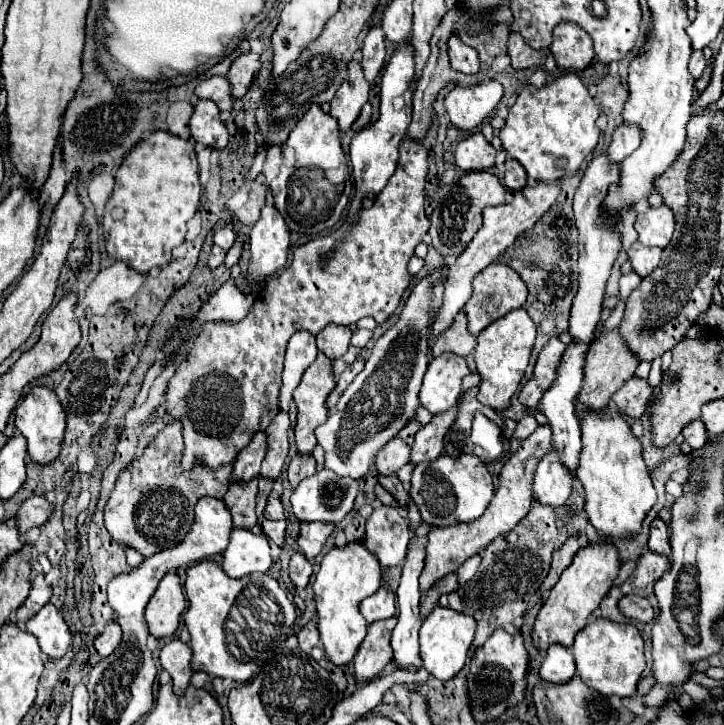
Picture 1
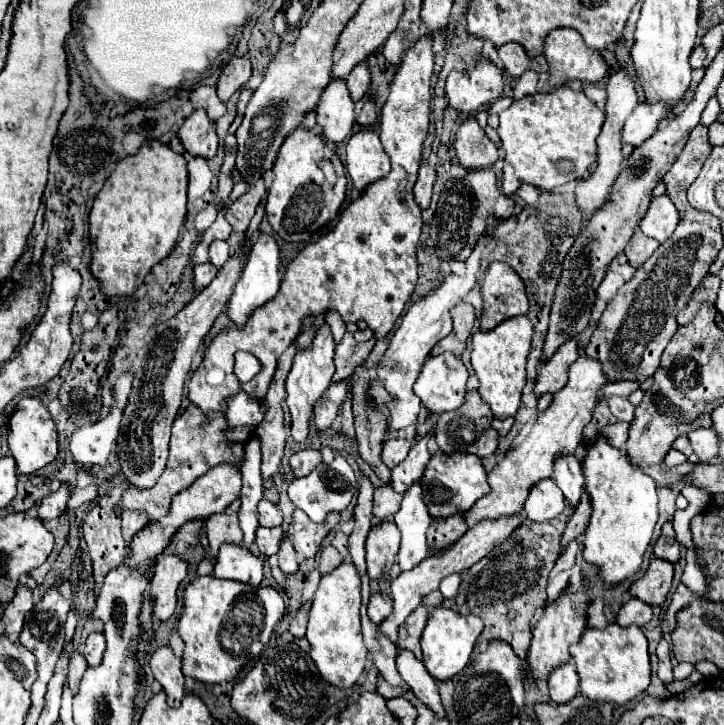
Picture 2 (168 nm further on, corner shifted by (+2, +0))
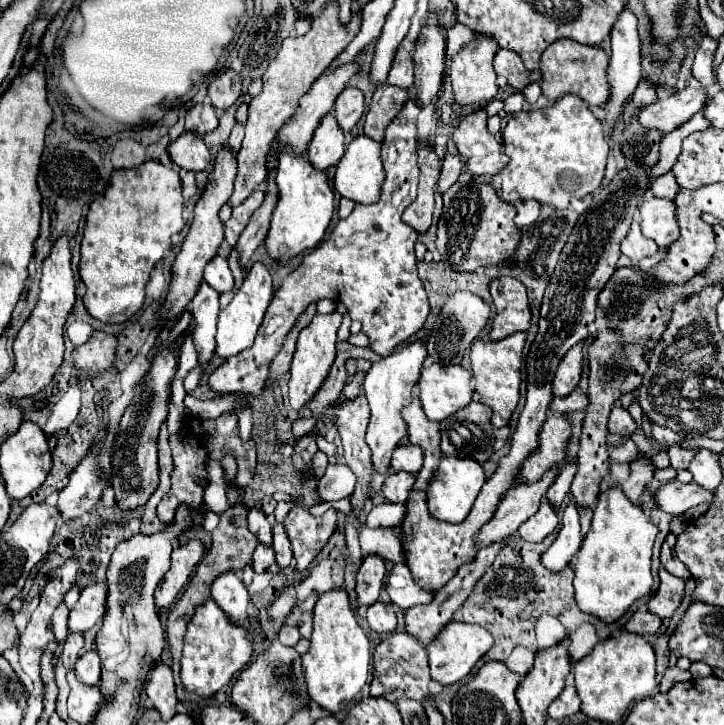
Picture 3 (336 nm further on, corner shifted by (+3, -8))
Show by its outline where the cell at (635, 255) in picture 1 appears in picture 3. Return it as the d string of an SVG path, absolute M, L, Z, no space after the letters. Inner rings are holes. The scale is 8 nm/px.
M634 221L628 235L622 241L622 253L628 255L632 261L640 261L644 257L654 255L656 251L658 251L658 245L652 239L646 239L640 231L638 221Z

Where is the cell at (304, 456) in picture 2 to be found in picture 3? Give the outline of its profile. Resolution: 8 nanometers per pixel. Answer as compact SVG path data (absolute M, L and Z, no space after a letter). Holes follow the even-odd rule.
M318 451L318 453L314 455L314 463L312 463L312 467L314 467L314 475L320 479L320 477L324 475L326 467L328 467L328 457L326 457L326 453Z

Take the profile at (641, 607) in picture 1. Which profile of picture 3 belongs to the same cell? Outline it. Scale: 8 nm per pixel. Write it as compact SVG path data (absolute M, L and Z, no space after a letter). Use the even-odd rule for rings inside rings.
M636 611L630 621L626 623L626 629L630 633L638 633L638 635L654 635L658 633L662 625L662 617L650 613L650 611Z

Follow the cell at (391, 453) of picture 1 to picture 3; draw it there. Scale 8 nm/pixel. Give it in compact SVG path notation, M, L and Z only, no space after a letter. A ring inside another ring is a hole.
M400 445L394 455L392 455L392 469L394 471L408 471L412 475L416 475L422 469L424 463L424 453L420 445Z

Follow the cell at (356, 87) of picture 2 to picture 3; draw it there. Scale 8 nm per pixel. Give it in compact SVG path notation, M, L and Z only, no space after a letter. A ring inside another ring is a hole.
M348 87L344 89L336 103L334 103L334 115L336 115L336 121L340 125L340 129L344 133L352 131L356 127L356 123L360 121L364 113L364 95L360 89L354 89L354 87Z

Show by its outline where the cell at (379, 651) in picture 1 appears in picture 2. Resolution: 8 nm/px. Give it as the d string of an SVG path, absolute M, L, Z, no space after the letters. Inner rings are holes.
M521 515L519 517L505 517L505 521L481 521L481 525L477 525L477 529L469 529L461 539L457 539L453 545L449 545L443 551L437 551L433 555L429 555L423 563L419 563L415 569L411 571L403 571L393 583L391 583L391 591L393 591L393 611L383 623L379 623L379 635L385 635L391 639L391 643L397 643L397 631L403 625L403 621L409 617L413 609L417 609L423 603L423 597L431 591L439 589L439 583L443 577L451 575L451 573L461 573L465 569L469 569L471 565L475 565L477 561L481 561L491 549L499 547L501 543L505 543L505 539L509 537L509 533L513 533L513 529L521 523Z

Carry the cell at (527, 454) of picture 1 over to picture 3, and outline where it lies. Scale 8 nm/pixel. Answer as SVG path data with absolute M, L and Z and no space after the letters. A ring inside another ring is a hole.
M548 417L540 431L540 447L522 463L516 485L522 481L538 481L552 465L564 463L564 447L570 437L570 421L566 417Z

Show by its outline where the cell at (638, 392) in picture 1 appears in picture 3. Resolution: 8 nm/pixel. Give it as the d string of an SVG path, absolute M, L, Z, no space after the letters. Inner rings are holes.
M612 407L610 413L610 421L608 421L608 431L614 435L630 435L632 431L636 431L638 425L636 421L630 417L630 413L622 407Z

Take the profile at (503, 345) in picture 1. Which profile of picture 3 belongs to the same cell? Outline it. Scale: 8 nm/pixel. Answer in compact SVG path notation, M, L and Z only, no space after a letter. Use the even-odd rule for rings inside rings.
M514 333L512 337L506 337L504 341L474 341L472 343L470 361L472 361L474 379L476 379L476 391L480 395L480 401L484 405L492 407L492 411L494 411L492 425L494 427L506 427L512 411L518 405L524 341L526 341L526 333Z

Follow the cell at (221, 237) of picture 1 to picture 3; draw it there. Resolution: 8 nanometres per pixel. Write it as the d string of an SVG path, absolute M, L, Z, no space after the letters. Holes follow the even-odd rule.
M218 255L208 263L208 269L204 269L204 281L212 285L212 289L216 289L220 295L232 291L236 285L232 271L228 267L228 261Z

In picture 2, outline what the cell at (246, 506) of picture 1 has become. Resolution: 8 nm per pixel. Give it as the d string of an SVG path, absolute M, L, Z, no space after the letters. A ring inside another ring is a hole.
M231 503L225 511L215 513L207 519L207 539L211 547L211 555L219 553L219 547L223 543L241 543L243 531L239 527L239 507L241 503Z

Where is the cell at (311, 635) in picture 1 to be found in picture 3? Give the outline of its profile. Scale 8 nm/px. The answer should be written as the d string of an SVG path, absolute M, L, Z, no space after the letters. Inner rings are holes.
M312 593L308 599L304 599L302 603L298 603L292 609L292 613L288 615L288 619L286 619L288 625L294 625L294 627L300 629L300 633L302 633L304 639L310 639L310 635L312 635L312 609L314 609L316 599L318 599L318 595Z

